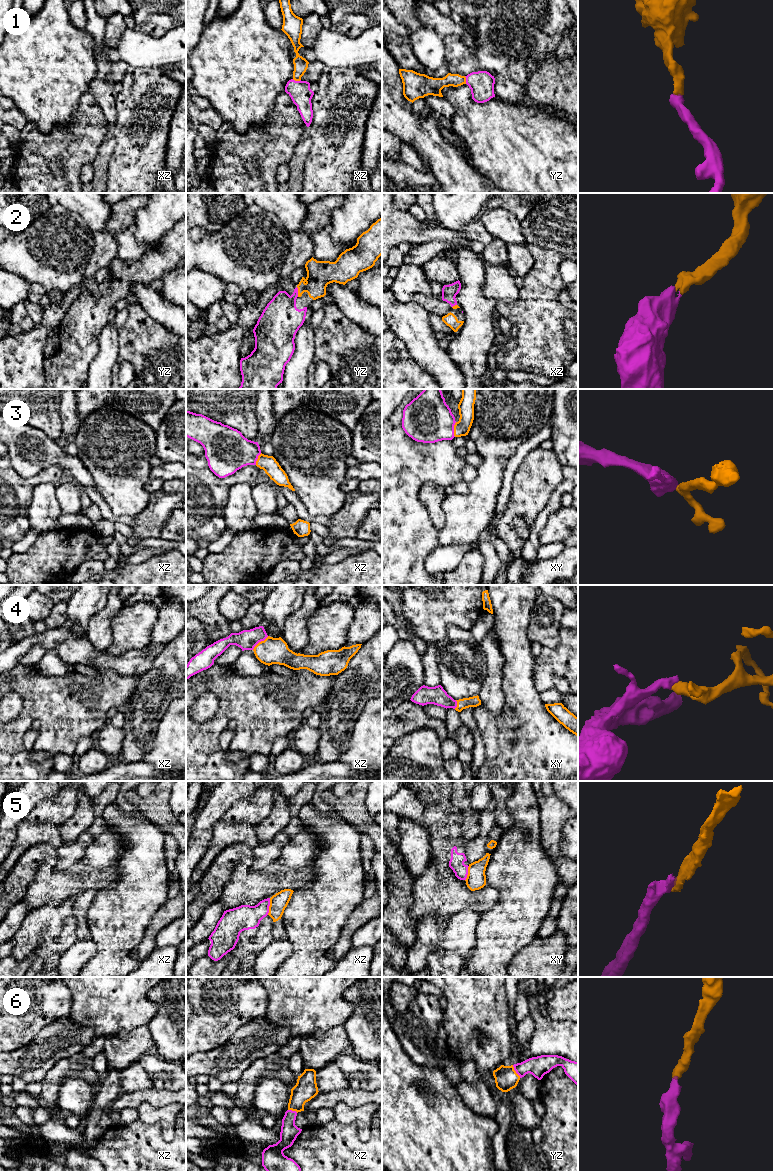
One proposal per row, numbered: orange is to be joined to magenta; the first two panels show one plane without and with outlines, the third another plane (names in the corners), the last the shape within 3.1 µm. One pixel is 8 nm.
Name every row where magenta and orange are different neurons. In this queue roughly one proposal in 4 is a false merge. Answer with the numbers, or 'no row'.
5

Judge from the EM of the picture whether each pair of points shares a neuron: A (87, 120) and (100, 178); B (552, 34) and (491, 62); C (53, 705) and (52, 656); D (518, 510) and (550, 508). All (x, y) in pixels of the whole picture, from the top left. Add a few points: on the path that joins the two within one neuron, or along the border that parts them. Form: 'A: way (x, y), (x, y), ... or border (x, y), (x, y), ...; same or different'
A: border (107, 138), (100, 145), (98, 153), (91, 164); different
B: way (537, 34), (525, 34), (506, 53); same
C: border (34, 667), (45, 675), (67, 674); different
D: border (554, 489), (548, 502), (535, 518), (530, 530); different

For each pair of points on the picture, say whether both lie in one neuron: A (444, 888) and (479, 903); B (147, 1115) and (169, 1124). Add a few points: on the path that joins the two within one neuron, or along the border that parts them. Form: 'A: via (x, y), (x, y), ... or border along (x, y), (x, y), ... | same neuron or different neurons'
A: via (453, 896), (470, 900) | same neuron
B: via (152, 1115), (160, 1115), (164, 1119) | same neuron

